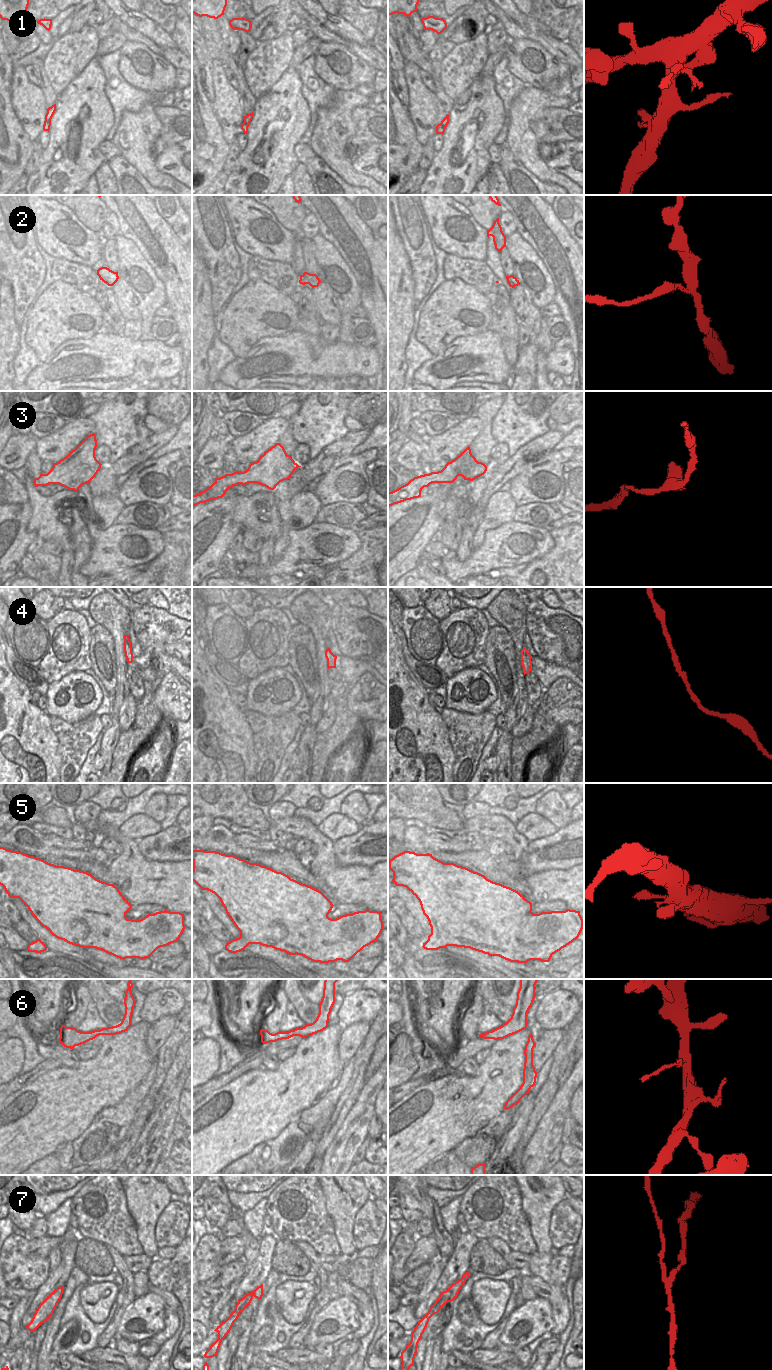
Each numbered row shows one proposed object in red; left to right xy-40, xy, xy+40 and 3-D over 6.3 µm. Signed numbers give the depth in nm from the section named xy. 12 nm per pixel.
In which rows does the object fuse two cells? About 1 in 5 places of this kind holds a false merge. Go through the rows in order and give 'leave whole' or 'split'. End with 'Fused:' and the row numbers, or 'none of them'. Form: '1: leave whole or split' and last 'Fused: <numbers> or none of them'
1: split
2: split
3: leave whole
4: split
5: leave whole
6: leave whole
7: split
Fused: 1, 2, 4, 7

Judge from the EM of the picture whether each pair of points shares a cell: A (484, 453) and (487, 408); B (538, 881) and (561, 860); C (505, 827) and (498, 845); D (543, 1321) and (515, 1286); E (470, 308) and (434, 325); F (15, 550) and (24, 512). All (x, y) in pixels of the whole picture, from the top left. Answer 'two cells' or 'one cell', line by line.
A: one cell
B: two cells
C: two cells
D: two cells
E: one cell
F: one cell

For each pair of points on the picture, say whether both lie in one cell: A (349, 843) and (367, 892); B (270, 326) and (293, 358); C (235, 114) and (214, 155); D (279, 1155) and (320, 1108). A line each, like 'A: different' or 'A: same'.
A: different
B: different
C: different
D: same

